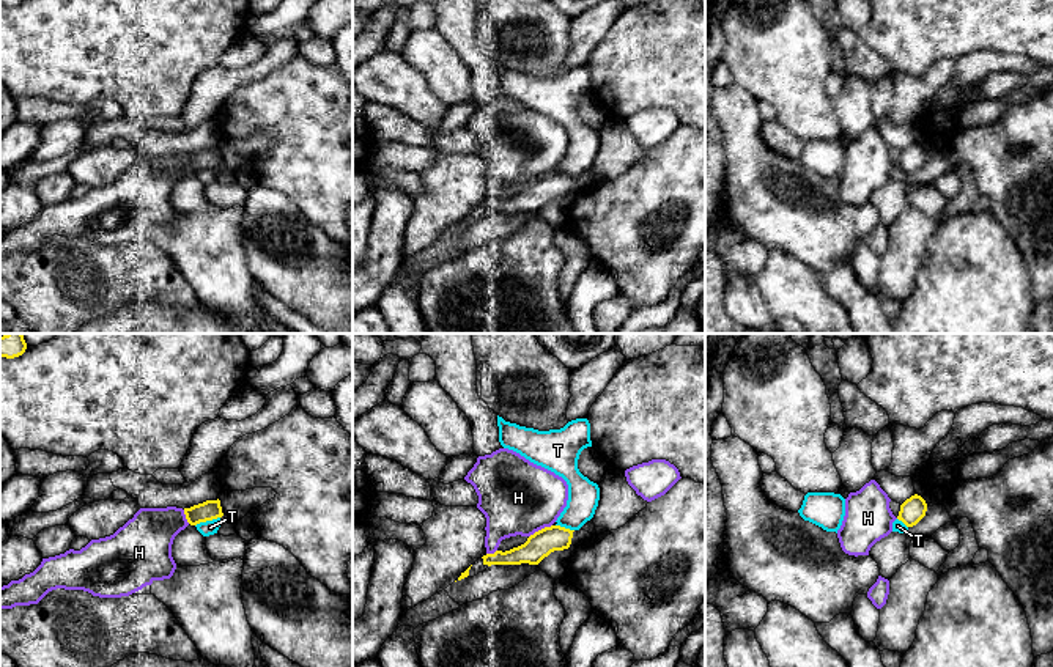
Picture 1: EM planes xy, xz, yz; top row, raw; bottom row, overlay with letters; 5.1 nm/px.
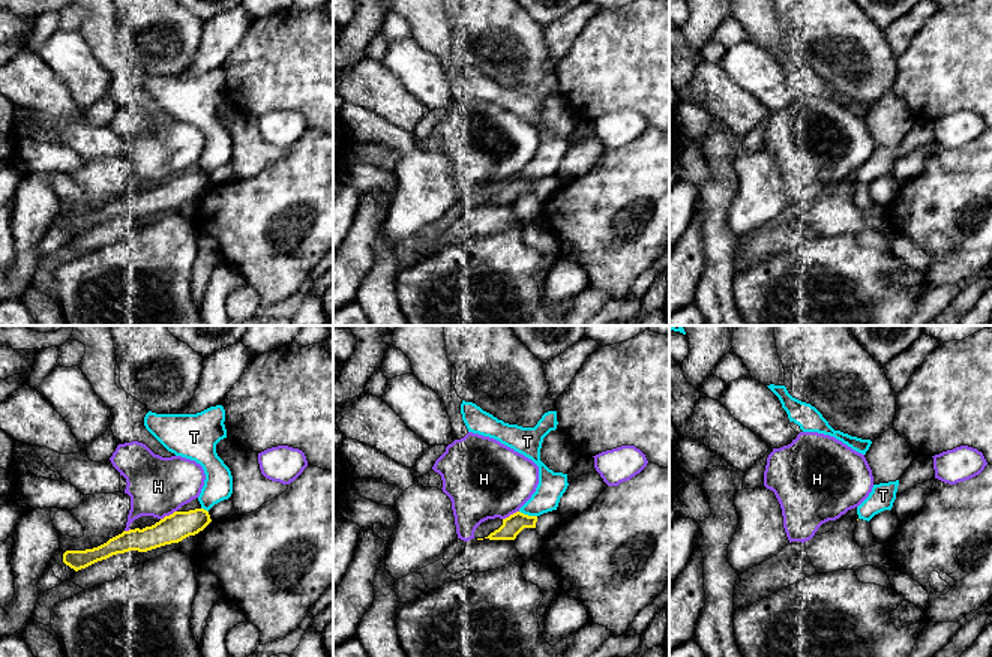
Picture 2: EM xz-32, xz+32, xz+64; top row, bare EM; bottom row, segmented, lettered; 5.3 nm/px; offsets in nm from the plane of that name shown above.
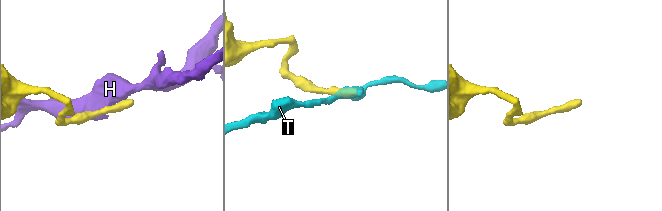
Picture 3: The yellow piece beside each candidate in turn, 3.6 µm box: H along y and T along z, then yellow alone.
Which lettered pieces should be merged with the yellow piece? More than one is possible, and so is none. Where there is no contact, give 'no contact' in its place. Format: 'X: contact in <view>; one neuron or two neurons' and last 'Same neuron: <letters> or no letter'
H: contact in xz; two neurons
T: contact in xy; two neurons
Same neuron: no letter

